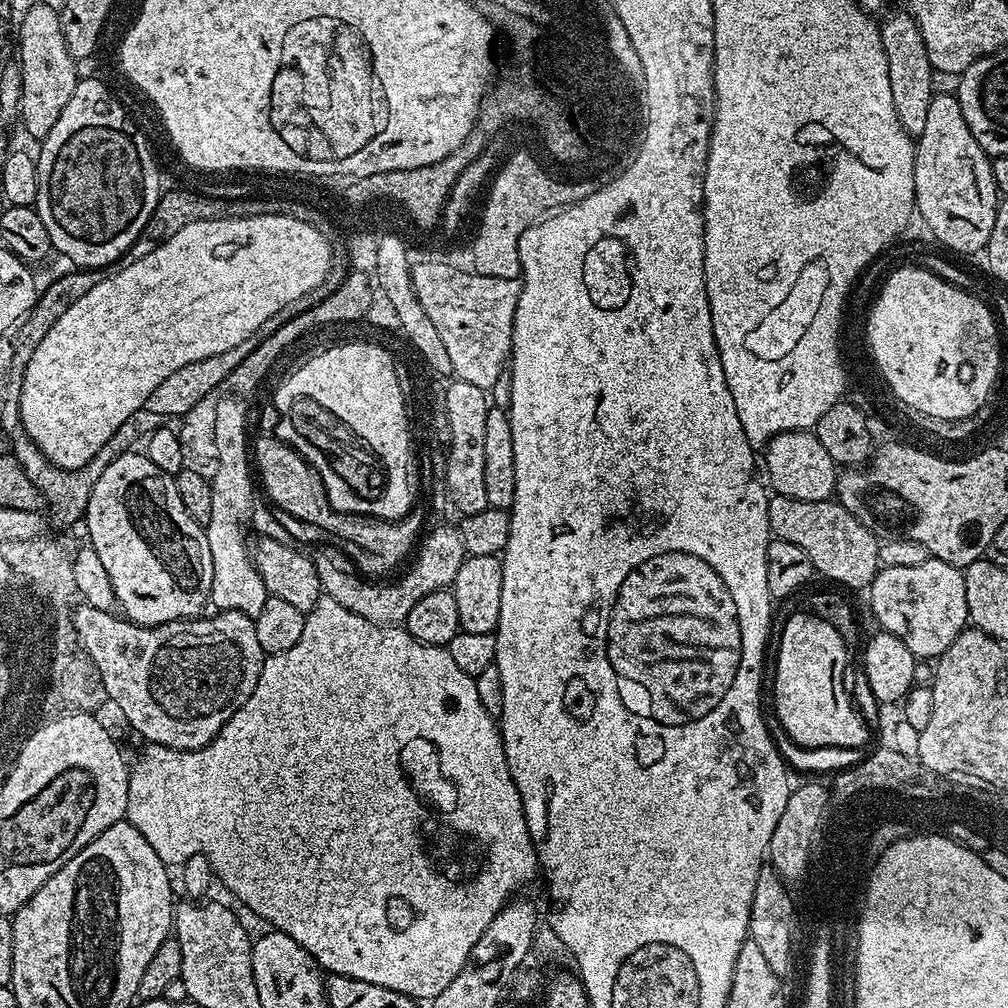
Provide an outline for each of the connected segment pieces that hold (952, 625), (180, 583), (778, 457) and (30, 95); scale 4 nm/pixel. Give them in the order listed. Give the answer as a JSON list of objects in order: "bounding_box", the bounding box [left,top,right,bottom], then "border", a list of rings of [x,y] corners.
[{"bounding_box":[866,558,969,662],"border":[[[929,558],[916,566],[881,567],[867,586],[866,594],[872,603],[872,612],[880,623],[879,627],[899,638],[921,661],[932,662],[939,658],[969,623],[963,571],[941,560]]]},{"bounding_box":[86,450,212,626],"border":[[[128,450],[110,462],[94,484],[86,509],[90,547],[102,558],[102,566],[106,566],[119,611],[124,611],[121,613],[132,623],[151,626],[199,617],[212,595],[210,546],[204,528],[182,506],[175,479],[158,470],[146,454],[139,456],[134,451]]]},{"bounding_box":[762,430,838,500],"border":[[[797,430],[794,432],[779,432],[776,436],[769,439],[766,447],[763,449],[764,460],[762,456],[762,468],[768,471],[767,483],[772,483],[771,491],[775,495],[789,496],[794,499],[802,500],[827,500],[836,491],[836,477],[838,475],[838,465],[835,460],[826,454],[822,442],[811,431]]]},{"bounding_box":[18,4,78,138],"border":[[[32,4],[25,10],[24,17],[20,20],[18,63],[22,74],[19,123],[24,123],[24,128],[30,135],[43,138],[50,134],[54,122],[58,122],[58,114],[62,114],[66,102],[70,102],[70,94],[74,94],[74,86],[78,79],[78,64],[66,50],[60,13],[55,7],[51,8],[48,4]]]}]

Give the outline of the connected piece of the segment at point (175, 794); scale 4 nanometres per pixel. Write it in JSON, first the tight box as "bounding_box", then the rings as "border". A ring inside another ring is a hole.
{"bounding_box":[126,602,538,1002],"border":[[[321,602],[316,605],[313,611],[305,615],[302,638],[298,638],[298,642],[294,642],[294,646],[290,646],[290,650],[271,653],[265,659],[264,664],[260,667],[258,682],[254,686],[250,698],[246,698],[242,707],[224,723],[220,733],[213,737],[209,744],[189,752],[183,752],[177,748],[167,748],[161,744],[145,743],[143,747],[144,749],[137,754],[136,761],[134,759],[131,761],[128,770],[128,810],[126,813],[128,823],[136,827],[138,834],[142,834],[142,838],[146,838],[146,842],[150,842],[150,846],[154,846],[154,854],[158,854],[158,858],[164,864],[180,866],[190,857],[198,855],[211,860],[212,871],[217,881],[221,880],[254,915],[269,920],[272,923],[269,925],[275,931],[284,932],[290,938],[294,938],[294,942],[301,944],[316,959],[316,963],[320,965],[321,969],[328,974],[358,978],[362,982],[374,982],[374,986],[386,986],[390,990],[398,990],[417,1002],[423,1002],[423,1000],[430,1002],[438,994],[442,994],[442,990],[446,990],[446,986],[450,986],[450,982],[454,982],[454,978],[458,978],[458,974],[472,956],[474,946],[482,938],[488,922],[498,915],[509,900],[513,899],[514,894],[519,893],[516,891],[523,884],[530,883],[535,876],[536,879],[538,876],[534,837],[531,827],[524,817],[522,798],[518,794],[514,778],[510,778],[510,766],[506,762],[504,743],[500,737],[500,726],[497,717],[491,716],[486,710],[486,706],[482,706],[482,702],[478,698],[478,686],[473,676],[466,674],[454,663],[454,658],[450,658],[447,647],[438,644],[424,644],[421,640],[415,640],[403,627],[375,624],[358,614],[348,612],[346,606],[341,604]]]}

